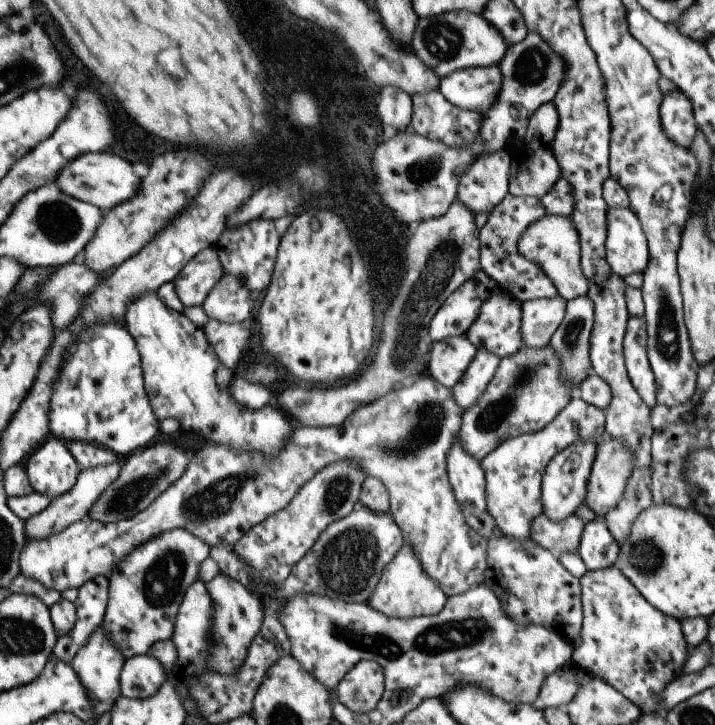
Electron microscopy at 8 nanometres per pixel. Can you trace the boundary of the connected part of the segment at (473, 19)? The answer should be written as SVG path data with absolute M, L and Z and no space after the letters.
M467 11L417 17L409 46L415 56L439 77L455 70L498 66L507 50L503 36L483 16Z

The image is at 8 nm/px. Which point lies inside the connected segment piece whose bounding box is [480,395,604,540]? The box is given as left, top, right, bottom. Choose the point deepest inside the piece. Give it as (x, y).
(513, 469)

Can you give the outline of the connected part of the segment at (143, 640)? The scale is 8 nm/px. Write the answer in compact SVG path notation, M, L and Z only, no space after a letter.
M168 530L139 544L129 552L111 572L108 578L108 599L101 622L103 632L111 644L123 654L124 659L147 654L153 644L167 640L173 634L175 616L185 590L198 578L199 565L208 557L210 546L203 544L185 530Z

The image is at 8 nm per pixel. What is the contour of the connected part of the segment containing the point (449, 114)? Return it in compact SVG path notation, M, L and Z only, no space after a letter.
M439 91L413 95L410 98L412 113L409 129L415 131L419 136L425 136L425 138L429 138L433 142L440 142L443 146L463 148L463 146L469 146L475 140L475 136L479 134L482 116L478 112L453 106L443 98Z

